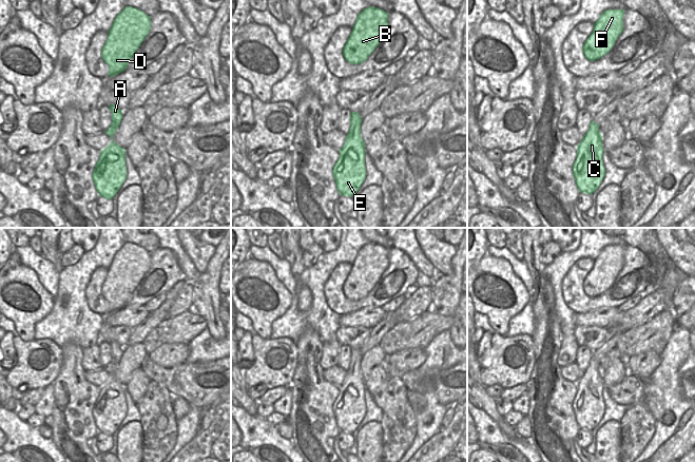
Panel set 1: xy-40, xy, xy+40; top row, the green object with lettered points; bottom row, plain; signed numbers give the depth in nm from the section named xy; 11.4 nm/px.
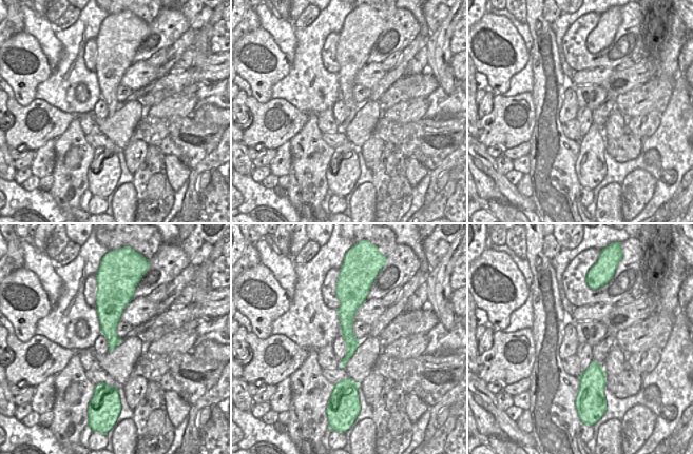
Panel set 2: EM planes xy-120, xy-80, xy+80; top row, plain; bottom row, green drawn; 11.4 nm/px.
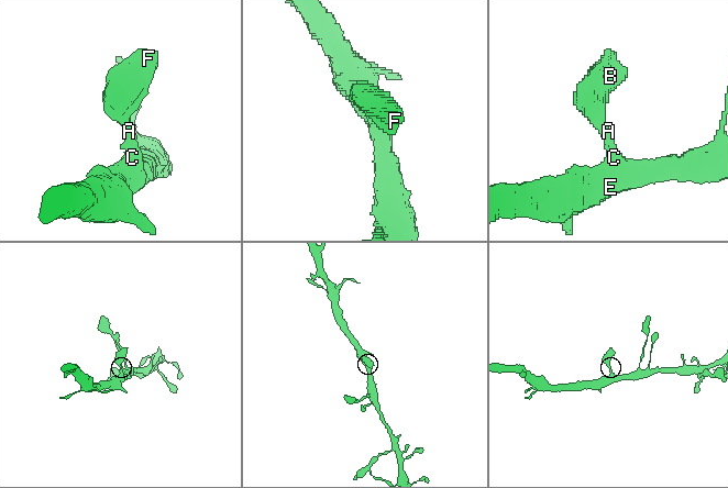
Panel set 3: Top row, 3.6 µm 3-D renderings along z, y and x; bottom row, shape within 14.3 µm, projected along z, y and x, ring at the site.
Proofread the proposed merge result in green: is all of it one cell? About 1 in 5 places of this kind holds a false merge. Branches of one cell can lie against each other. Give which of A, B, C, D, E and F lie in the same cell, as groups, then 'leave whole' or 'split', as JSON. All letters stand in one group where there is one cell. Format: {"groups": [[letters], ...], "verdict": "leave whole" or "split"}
{"groups": [["A", "B", "C", "D", "E", "F"]], "verdict": "leave whole"}

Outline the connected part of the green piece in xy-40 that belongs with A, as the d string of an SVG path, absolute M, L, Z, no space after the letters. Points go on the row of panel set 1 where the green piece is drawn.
M111 104L112 123L104 132L111 138L111 143L100 151L99 160L95 165L92 179L99 196L112 199L127 178L126 149L113 141L113 135L117 131L122 119L122 110Z

